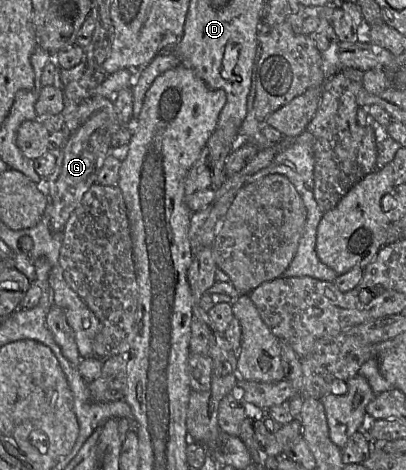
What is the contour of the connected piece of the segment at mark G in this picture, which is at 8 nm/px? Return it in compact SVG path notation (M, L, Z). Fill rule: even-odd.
M95 96L83 100L75 111L64 118L64 138L55 168L46 178L52 215L49 229L52 233L63 232L71 213L80 204L85 193L94 185L108 154L112 137L122 128L113 100Z

